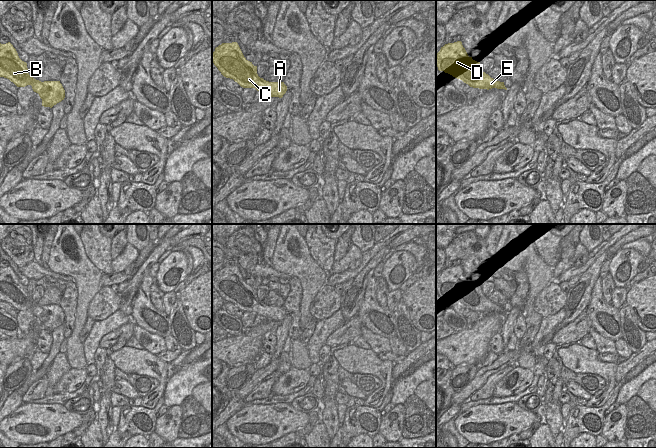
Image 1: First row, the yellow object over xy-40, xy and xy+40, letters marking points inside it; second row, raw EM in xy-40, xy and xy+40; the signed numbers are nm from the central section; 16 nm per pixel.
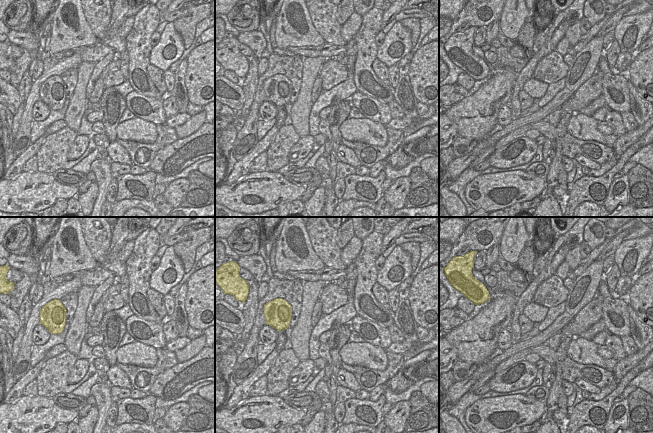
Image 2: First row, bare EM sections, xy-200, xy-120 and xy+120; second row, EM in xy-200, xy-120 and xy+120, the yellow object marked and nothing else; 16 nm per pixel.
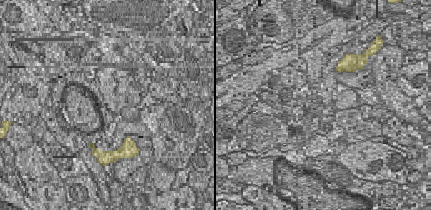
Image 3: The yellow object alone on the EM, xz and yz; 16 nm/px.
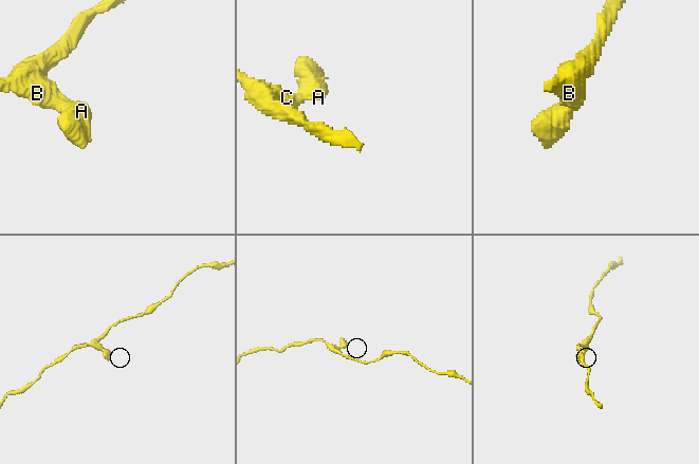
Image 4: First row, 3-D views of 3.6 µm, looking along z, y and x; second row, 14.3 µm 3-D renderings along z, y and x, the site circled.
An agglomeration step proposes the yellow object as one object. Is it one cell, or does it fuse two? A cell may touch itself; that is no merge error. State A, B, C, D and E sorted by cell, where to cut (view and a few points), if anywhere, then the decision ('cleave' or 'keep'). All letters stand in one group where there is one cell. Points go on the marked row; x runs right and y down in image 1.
groups A B C D E; cut none; keep

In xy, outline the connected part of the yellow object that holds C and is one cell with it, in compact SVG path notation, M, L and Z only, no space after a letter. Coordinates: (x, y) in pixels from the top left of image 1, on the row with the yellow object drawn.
M237 42L222 43L212 53L212 62L226 77L233 79L243 88L255 88L266 97L282 98L287 91L284 82L269 82L257 74L257 66L248 61Z

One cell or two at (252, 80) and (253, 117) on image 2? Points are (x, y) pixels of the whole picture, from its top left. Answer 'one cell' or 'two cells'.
two cells

